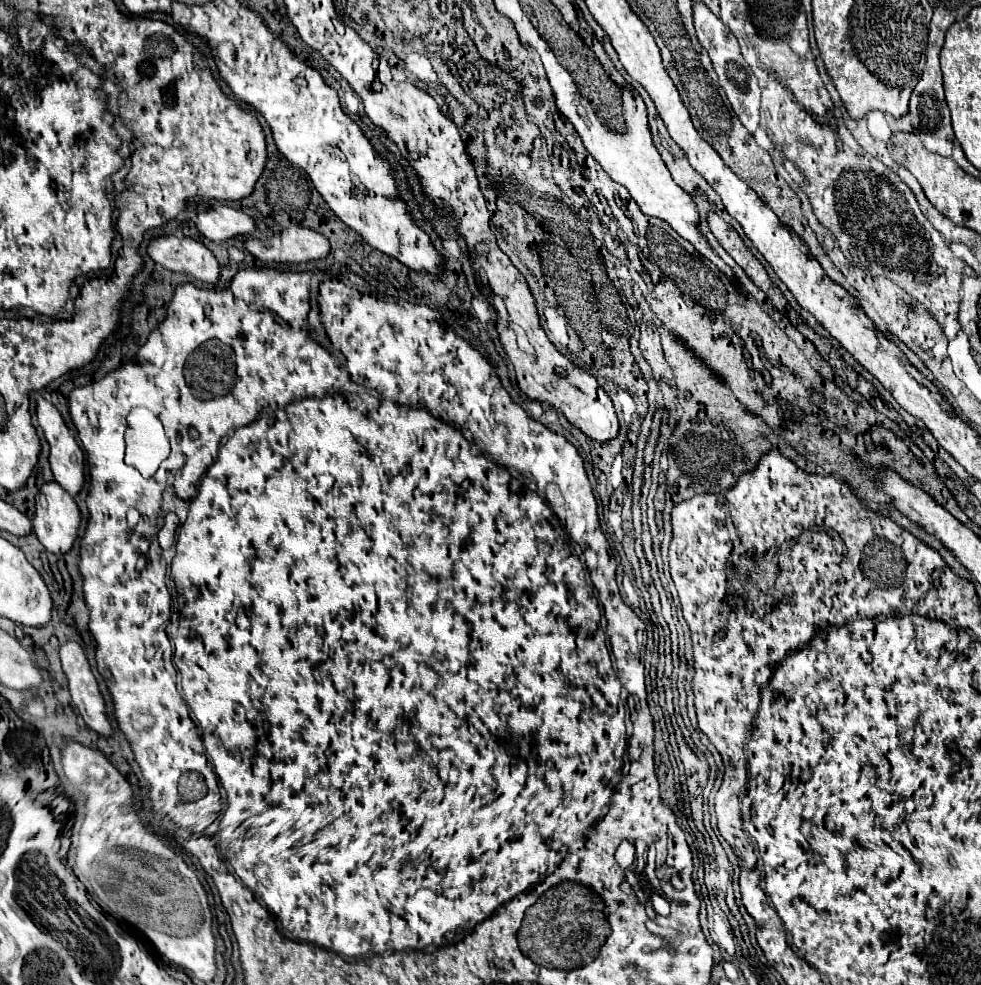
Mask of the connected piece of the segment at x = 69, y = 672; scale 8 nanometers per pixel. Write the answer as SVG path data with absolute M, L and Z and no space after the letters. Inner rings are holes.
M63 643L61 645L61 663L63 671L69 679L69 693L73 697L75 707L85 719L87 727L97 731L103 737L113 735L113 727L107 721L105 701L99 691L97 679L89 667L89 661L79 643Z

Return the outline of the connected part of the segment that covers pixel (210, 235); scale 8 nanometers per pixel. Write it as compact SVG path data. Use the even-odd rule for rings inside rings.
M217 205L215 209L211 209L211 207L201 207L199 209L197 229L199 229L199 233L203 233L211 241L227 241L227 239L233 239L233 237L239 237L239 235L253 233L255 223L253 223L253 219L249 215L245 215L239 209L233 209L233 207L227 207L227 205Z

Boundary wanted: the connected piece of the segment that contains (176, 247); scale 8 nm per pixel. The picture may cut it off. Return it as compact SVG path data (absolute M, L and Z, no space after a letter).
M173 235L153 239L147 253L157 265L169 271L193 275L205 283L215 285L221 275L221 267L215 255L203 243L189 237L181 237L181 241Z

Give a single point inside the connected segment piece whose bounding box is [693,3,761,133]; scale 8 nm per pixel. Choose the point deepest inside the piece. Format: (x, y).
(741, 88)

